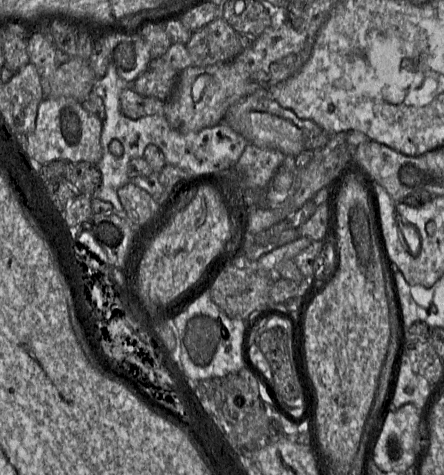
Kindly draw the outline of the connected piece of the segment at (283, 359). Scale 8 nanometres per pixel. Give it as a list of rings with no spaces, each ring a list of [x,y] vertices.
[[[272,317],[259,331],[253,332],[250,339],[249,357],[254,368],[273,386],[284,409],[297,421],[303,421],[306,415],[306,406],[296,373],[294,333],[290,322],[283,318]]]

